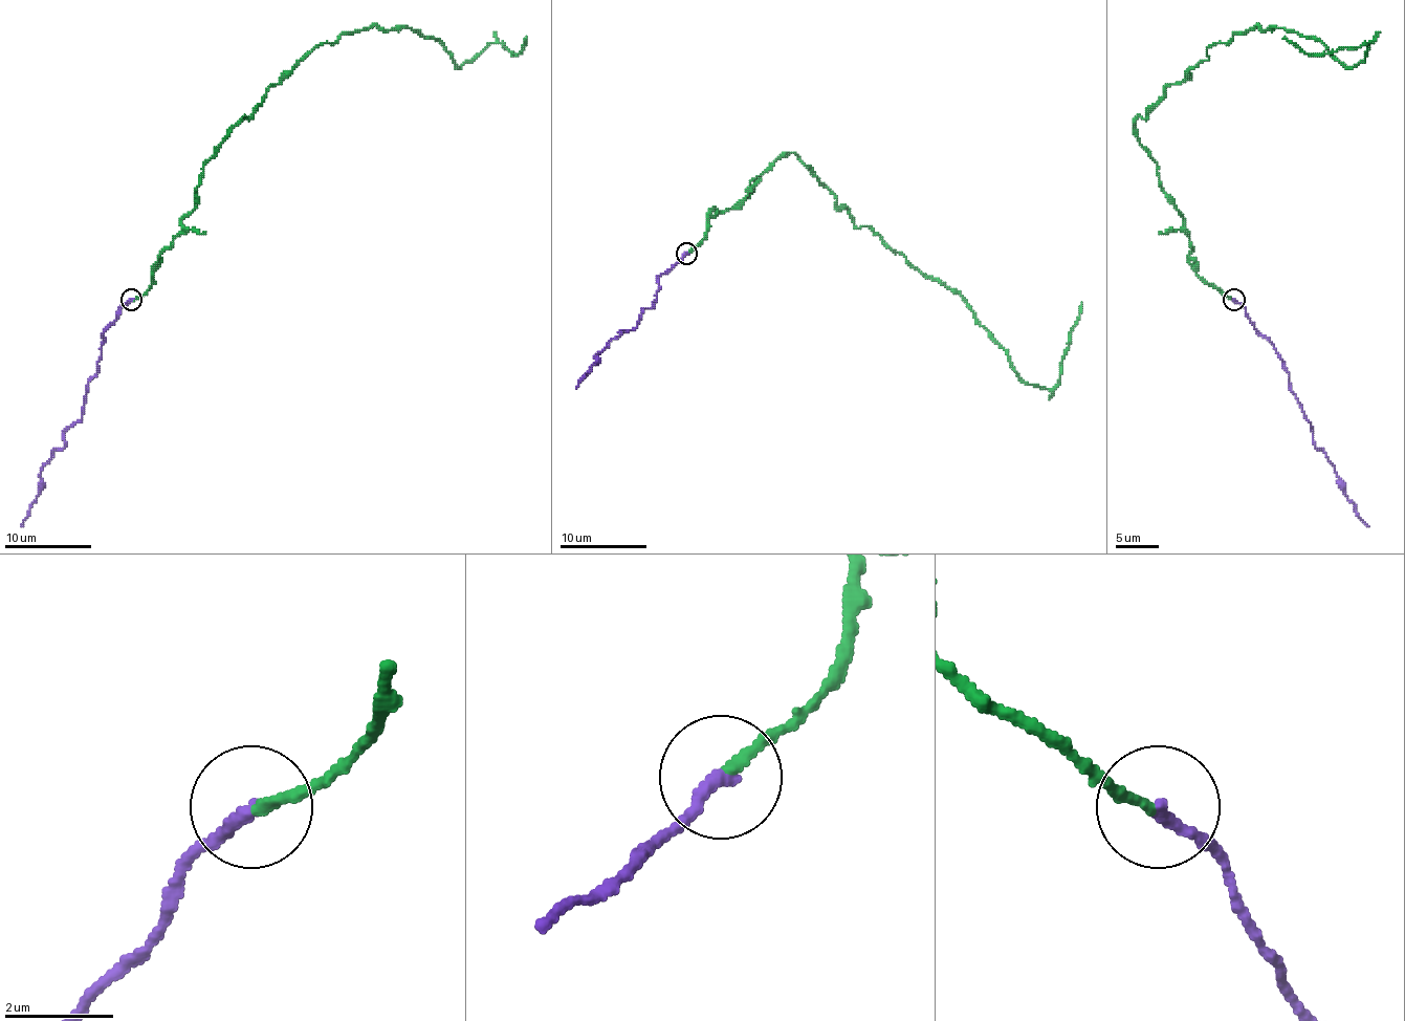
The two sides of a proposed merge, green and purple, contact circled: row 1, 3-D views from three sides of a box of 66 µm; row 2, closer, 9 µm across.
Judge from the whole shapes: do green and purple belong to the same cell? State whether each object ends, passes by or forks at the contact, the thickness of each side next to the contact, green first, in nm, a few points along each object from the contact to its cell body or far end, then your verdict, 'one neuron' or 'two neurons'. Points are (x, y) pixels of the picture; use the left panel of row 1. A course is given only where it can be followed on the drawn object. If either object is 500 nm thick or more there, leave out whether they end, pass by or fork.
green ends | purple ends | 180/240 nm | green via (131, 299), (194, 208), (203, 164), (315, 47), (407, 27), (459, 66), (491, 43), (516, 53), (526, 38) | purple via (131, 299), (104, 333), (82, 418), (64, 433), (64, 443), (43, 468), (41, 487), (21, 526) | one neuron

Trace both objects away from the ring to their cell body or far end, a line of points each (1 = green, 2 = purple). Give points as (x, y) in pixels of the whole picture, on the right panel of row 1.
1: (1232, 299), (1189, 262), (1133, 123), (1256, 25), (1315, 36), (1347, 66), (1369, 43), (1309, 53), (1282, 38)
2: (1234, 299), (1258, 333), (1274, 346), (1313, 433), (1313, 443), (1335, 468), (1339, 487), (1369, 526)

